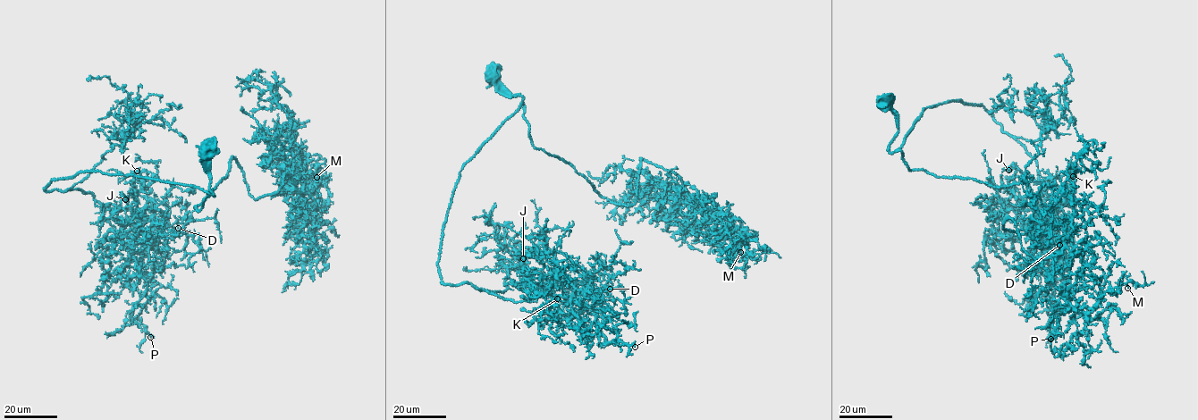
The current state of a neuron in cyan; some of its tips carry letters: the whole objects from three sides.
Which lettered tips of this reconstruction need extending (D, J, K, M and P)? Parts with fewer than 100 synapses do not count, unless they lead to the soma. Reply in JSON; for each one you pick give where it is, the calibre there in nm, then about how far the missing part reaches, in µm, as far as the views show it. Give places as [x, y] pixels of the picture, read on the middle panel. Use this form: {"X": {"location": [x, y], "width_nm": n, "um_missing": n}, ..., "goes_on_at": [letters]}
{"goes_on_at": []}

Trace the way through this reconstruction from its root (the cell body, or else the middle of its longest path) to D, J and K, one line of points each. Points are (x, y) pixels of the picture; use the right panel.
D: (885, 104), (898, 116), (891, 153), (926, 107), (959, 100), (983, 107), (1034, 159), (1038, 205), (1059, 245)
J: (885, 104), (898, 116), (891, 153), (924, 108), (980, 104), (1034, 159), (1041, 192), (1030, 174), (1008, 170)
K: (885, 104), (898, 116), (890, 152), (924, 108), (959, 100), (1025, 146), (1041, 192), (1073, 176)

